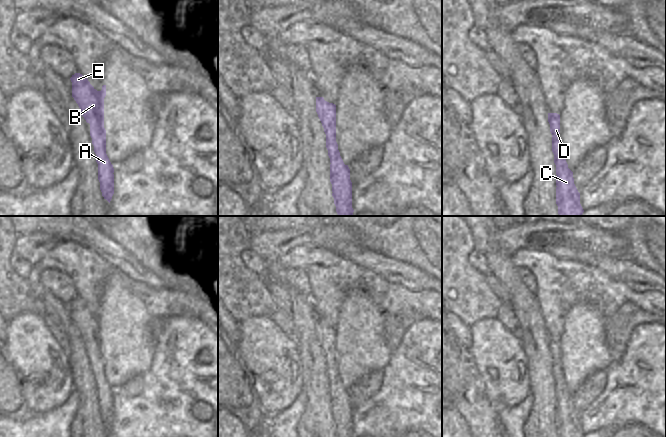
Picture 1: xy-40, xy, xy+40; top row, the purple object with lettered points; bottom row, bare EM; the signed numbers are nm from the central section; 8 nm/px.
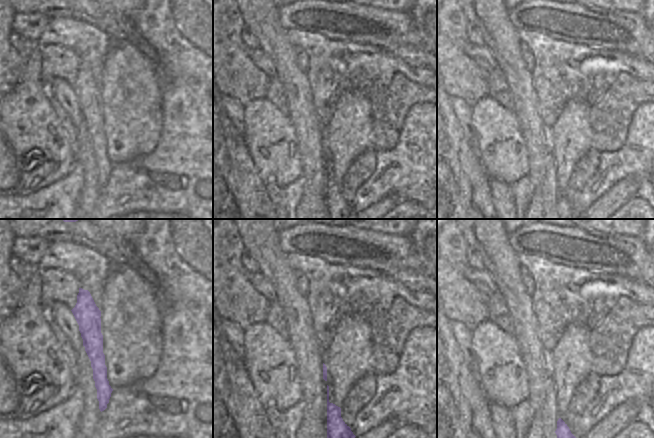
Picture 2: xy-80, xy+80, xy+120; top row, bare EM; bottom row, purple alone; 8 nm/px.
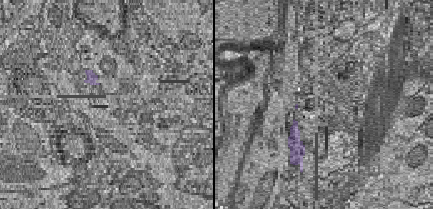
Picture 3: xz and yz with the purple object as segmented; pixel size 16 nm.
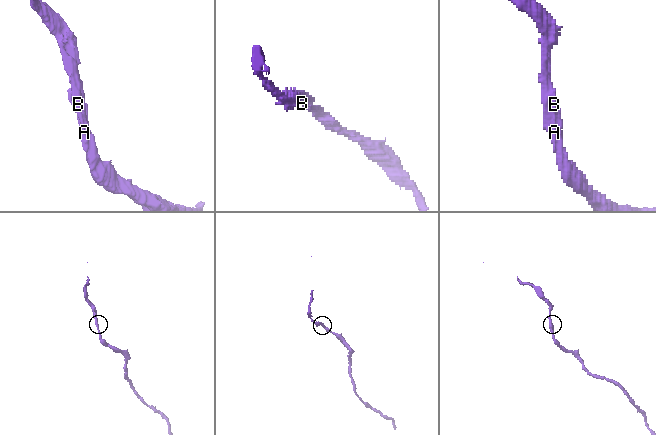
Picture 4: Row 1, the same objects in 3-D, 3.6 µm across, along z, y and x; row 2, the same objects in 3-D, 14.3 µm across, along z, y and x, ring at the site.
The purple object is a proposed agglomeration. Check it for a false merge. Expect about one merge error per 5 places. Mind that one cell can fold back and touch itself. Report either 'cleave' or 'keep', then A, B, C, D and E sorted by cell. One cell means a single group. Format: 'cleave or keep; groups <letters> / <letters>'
keep; groups A B C D E

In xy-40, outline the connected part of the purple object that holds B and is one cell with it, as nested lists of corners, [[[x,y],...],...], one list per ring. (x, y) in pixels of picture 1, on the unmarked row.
[[[80,297],[70,302],[72,321],[78,328],[82,340],[90,348],[90,360],[98,388],[98,404],[102,420],[109,427],[114,418],[114,392],[106,378],[106,354],[104,352],[104,322],[106,309],[97,315]]]

